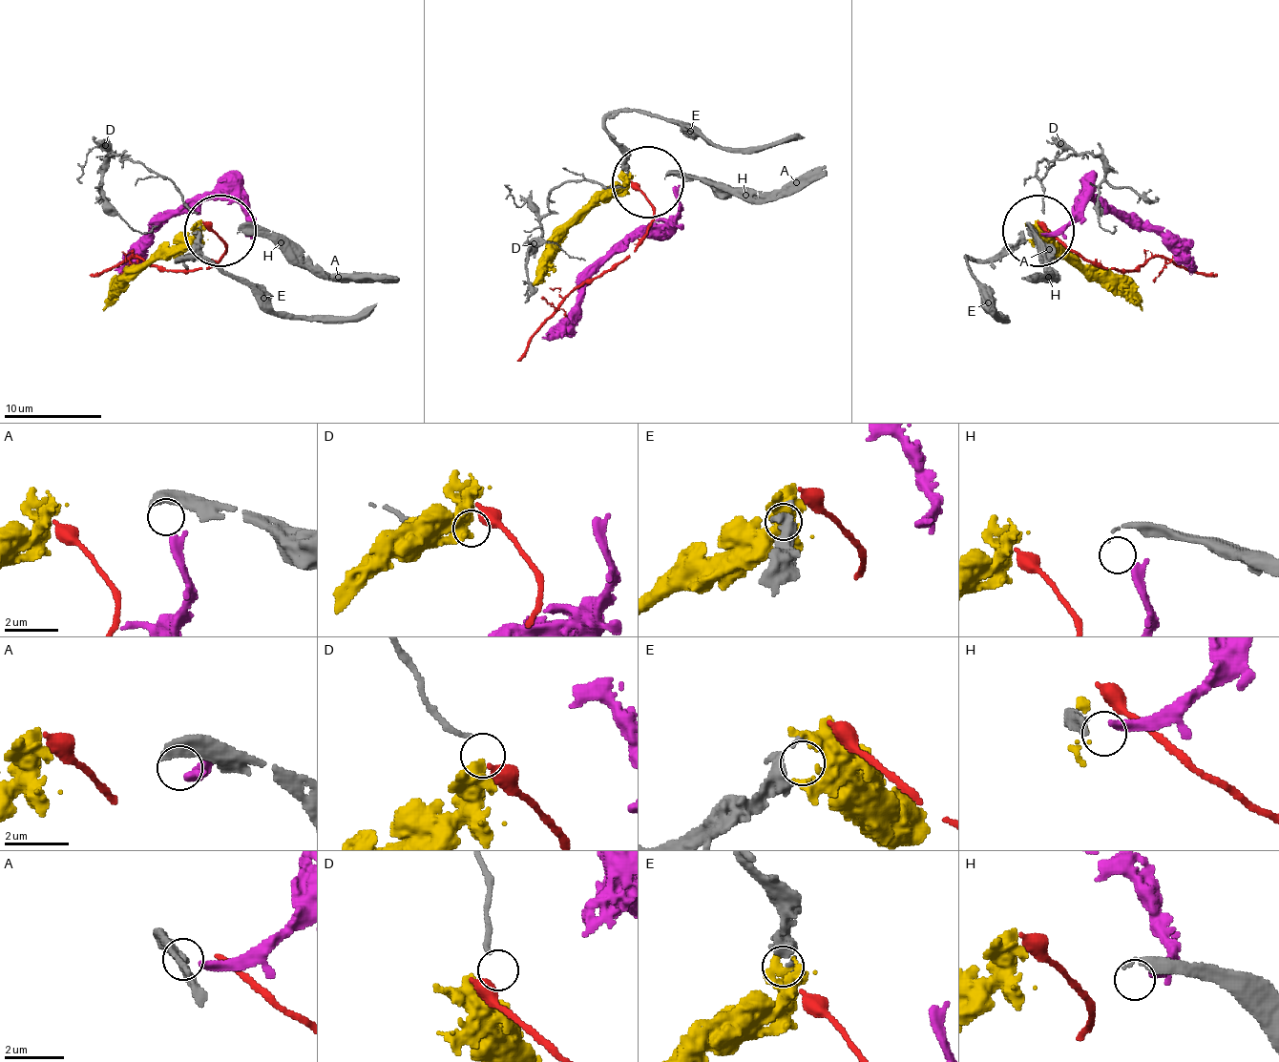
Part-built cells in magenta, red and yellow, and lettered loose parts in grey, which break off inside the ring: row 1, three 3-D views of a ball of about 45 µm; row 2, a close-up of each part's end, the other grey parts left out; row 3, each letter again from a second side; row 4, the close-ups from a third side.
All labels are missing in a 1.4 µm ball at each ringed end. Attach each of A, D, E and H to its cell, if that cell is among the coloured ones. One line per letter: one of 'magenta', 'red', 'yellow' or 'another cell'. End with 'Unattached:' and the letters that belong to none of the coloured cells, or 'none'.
A: magenta
D: another cell
E: yellow
H: another cell
Unattached: D, H

